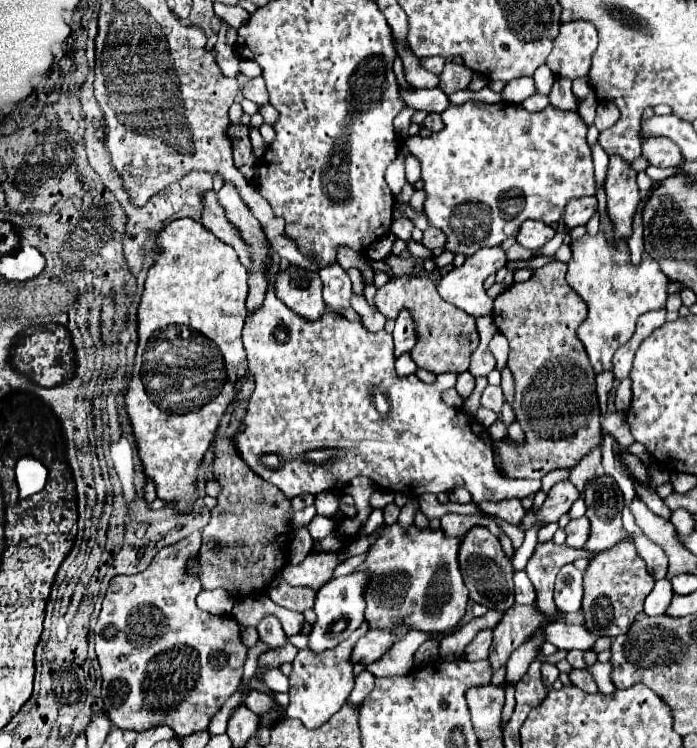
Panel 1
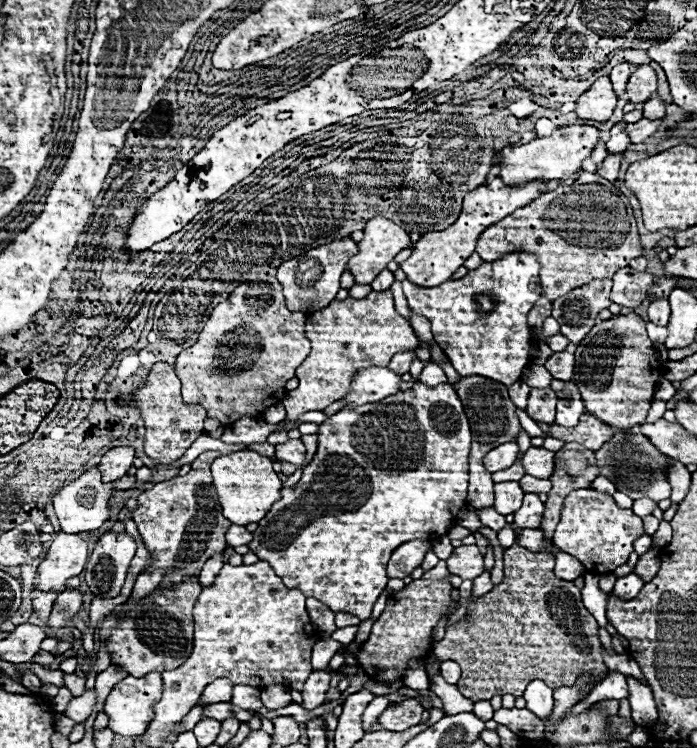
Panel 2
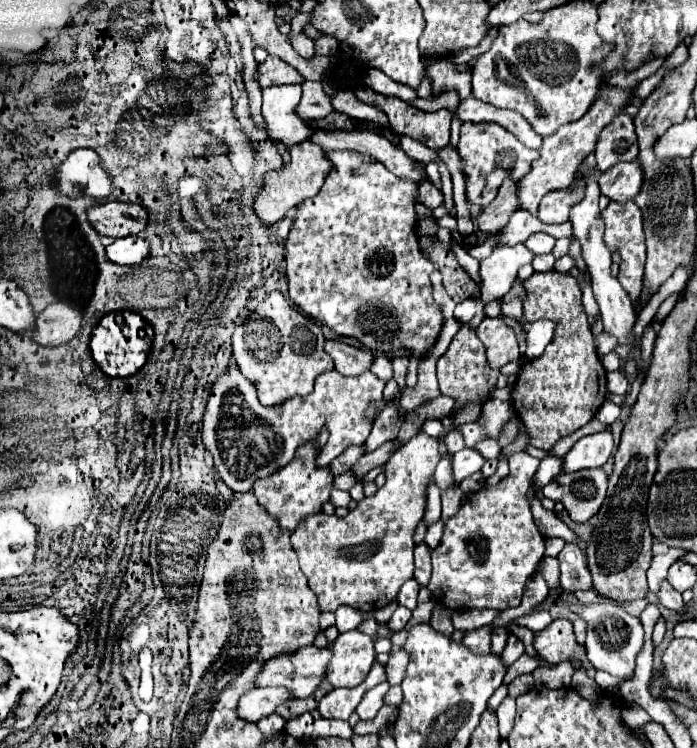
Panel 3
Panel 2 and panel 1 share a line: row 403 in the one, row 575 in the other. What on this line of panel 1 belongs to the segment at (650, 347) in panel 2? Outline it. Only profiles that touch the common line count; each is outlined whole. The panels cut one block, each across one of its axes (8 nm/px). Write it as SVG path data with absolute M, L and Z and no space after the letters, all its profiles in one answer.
M626 538L614 544L614 548L602 550L590 558L590 564L584 572L584 624L594 636L616 638L630 628L636 616L642 612L644 598L654 588L654 578L646 570L646 562L636 552L634 540Z

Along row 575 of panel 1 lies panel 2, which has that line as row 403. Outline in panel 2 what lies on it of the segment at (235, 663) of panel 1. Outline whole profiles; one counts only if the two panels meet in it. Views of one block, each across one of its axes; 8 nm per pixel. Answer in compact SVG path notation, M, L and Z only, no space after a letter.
M158 362L150 370L146 384L140 390L136 390L136 400L132 400L132 402L140 410L140 414L144 418L144 426L146 426L144 452L150 458L160 460L160 464L170 464L170 462L178 460L188 450L188 446L200 434L204 434L204 420L208 418L208 414L198 404L182 402L180 380L178 380L172 364Z

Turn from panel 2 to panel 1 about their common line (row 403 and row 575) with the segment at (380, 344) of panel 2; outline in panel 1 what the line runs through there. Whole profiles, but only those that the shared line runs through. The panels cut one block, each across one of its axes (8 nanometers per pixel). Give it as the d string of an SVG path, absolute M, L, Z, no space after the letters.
M344 550L308 554L302 564L298 564L298 566L286 566L282 570L282 578L290 586L308 586L314 592L318 592L328 580L332 580L334 568L338 564L342 564L340 556L344 556Z

